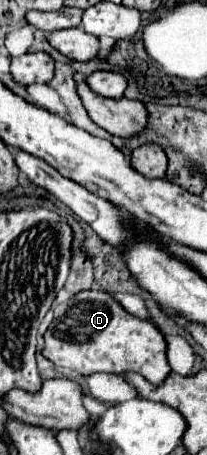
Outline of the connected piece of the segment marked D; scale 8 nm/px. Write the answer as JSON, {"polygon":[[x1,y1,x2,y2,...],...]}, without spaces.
{"polygon":[[84,290,74,294,68,302,58,304,54,308,54,320,44,334,44,342,44,358,54,362,54,366,72,368,82,376,94,372,138,372,148,382,160,384,170,374,162,332,152,322,126,312,108,292]]}

